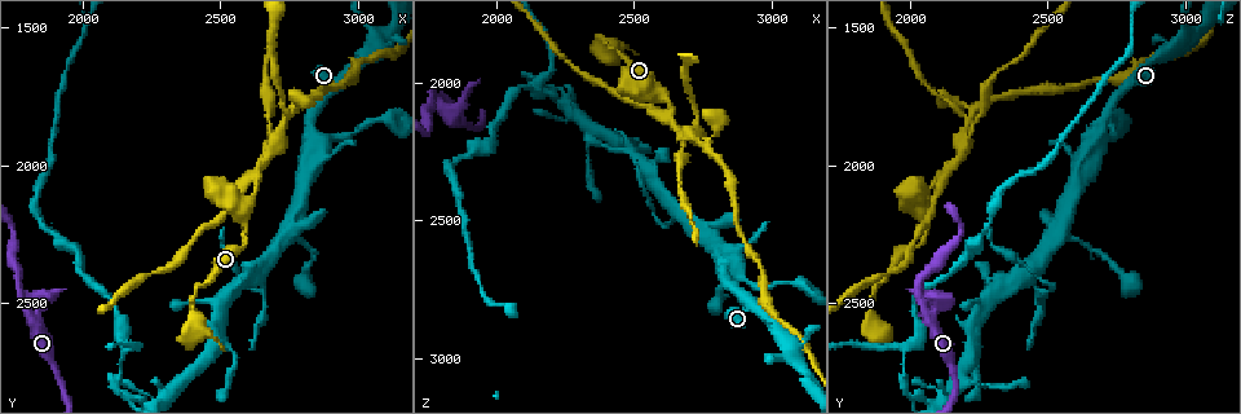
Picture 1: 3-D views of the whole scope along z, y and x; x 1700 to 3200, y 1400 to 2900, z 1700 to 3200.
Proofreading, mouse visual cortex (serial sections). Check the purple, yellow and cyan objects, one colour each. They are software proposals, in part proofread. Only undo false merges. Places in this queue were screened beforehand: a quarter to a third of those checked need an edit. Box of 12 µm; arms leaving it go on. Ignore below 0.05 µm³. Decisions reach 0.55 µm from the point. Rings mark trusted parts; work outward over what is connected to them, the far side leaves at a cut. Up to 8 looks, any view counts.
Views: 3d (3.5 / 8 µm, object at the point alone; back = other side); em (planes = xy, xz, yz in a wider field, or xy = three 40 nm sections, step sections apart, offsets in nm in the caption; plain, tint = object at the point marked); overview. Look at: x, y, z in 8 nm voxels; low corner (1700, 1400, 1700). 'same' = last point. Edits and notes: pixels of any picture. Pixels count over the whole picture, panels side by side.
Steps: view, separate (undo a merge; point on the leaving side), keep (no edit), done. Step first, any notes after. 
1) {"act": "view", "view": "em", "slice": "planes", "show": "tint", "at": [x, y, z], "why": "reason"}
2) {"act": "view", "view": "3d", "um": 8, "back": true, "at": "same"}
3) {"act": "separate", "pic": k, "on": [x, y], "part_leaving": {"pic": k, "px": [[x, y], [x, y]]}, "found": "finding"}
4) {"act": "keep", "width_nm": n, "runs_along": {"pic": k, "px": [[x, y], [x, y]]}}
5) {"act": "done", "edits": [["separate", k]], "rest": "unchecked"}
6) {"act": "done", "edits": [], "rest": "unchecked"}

{"act": "view", "view": "3d", "um": 3.5, "at": [1850, 2490, 2120], "why": "abrupt turn"}

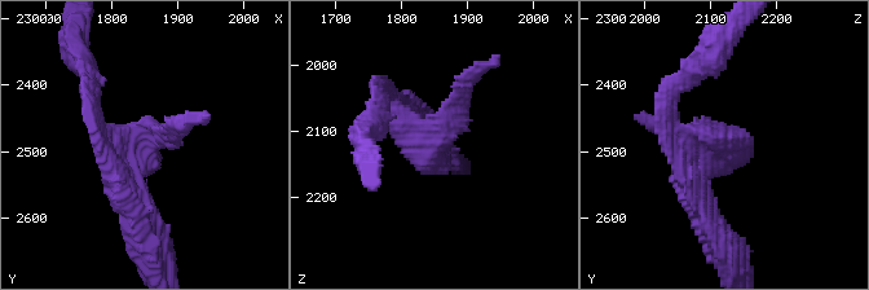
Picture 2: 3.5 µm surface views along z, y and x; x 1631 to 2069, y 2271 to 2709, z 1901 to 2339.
{"act": "view", "view": "em", "slice": "xy", "step": 3, "show": "tint", "at": [1850, 2485, 2120], "why": "need the tissue"}

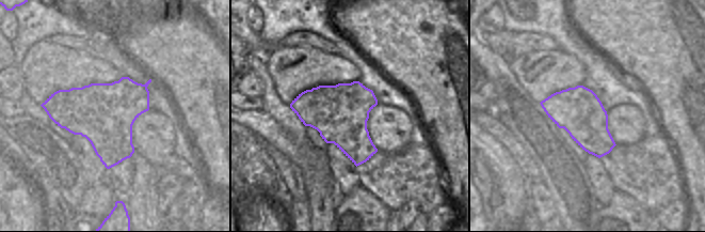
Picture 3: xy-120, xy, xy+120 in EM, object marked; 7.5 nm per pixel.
{"act": "separate", "pic": 2, "on": [462, 93], "part_leaving": {"pic": 2, "px": [[428, 130], [451, 126], [476, 66]]}, "found": "a second cell is stuck on"}

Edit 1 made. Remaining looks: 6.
{"act": "view", "view": "3d", "um": 8, "at": [2820, 1890, 2690], "why": "side arm on a straight run"}

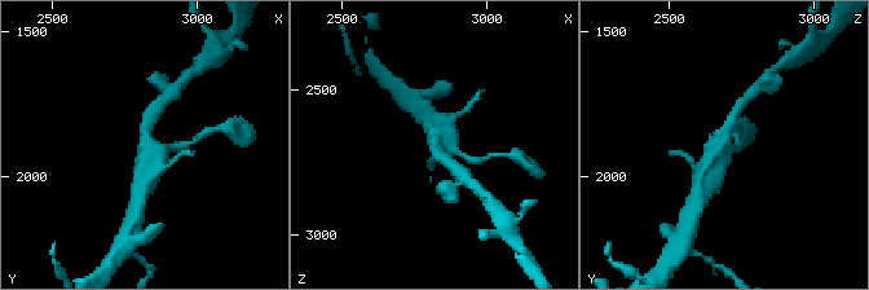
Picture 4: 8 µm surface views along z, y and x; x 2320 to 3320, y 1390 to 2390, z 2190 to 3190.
{"act": "view", "view": "3d", "um": 3.5, "at": [2830, 1900, 2680], "why": "closer look"}

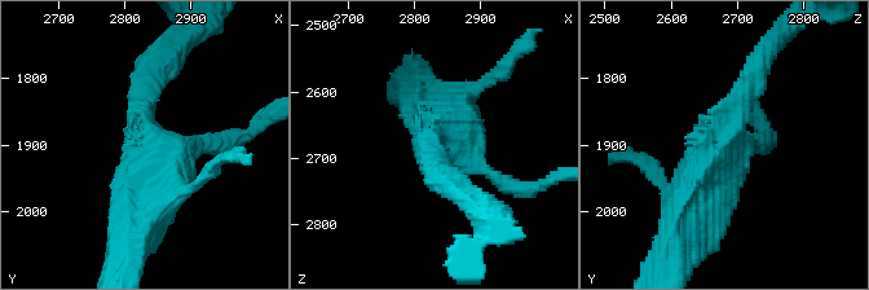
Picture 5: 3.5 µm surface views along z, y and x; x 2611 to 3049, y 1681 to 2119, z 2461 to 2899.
{"act": "view", "view": "em", "slice": "xy", "step": 1, "show": "tint", "at": [2830, 1890, 2680], "why": "now the EM"}

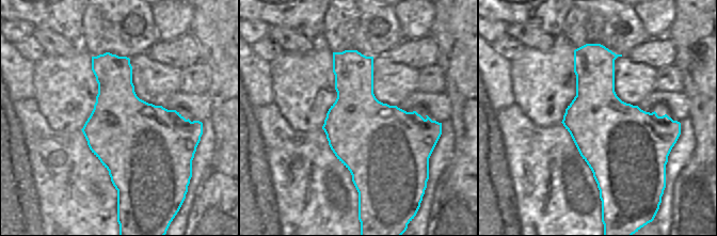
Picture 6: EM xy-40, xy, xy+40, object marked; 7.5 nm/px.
{"act": "keep", "found": "all the same cell"}

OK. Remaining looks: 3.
{"act": "view", "view": "3d", "um": 3.5, "at": [2500, 2640, 2240], "why": "abrupt turn"}

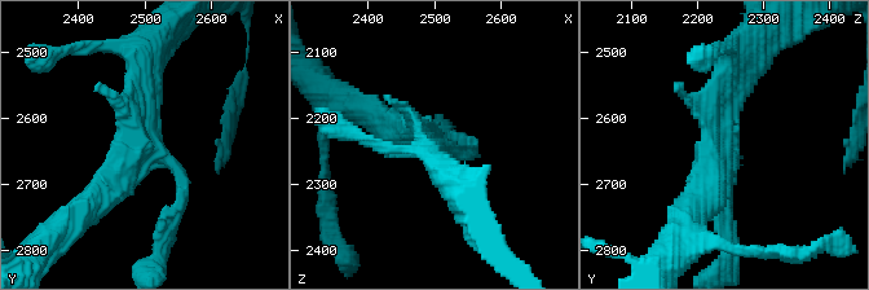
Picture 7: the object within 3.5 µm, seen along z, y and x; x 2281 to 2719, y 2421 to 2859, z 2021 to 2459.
{"act": "view", "view": "em", "slice": "planes", "show": "tint", "at": [2495, 2640, 2235], "arms": 3, "arm_widths_nm": [150, 250, 400]}

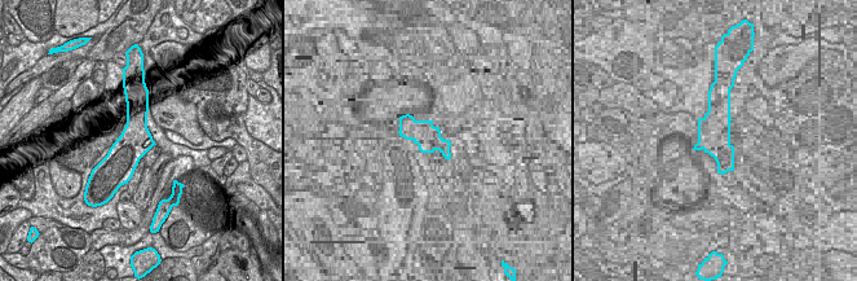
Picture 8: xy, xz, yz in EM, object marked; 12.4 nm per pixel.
{"act": "view", "view": "em", "slice": "xy", "step": 5, "show": "tint", "at": "same"}

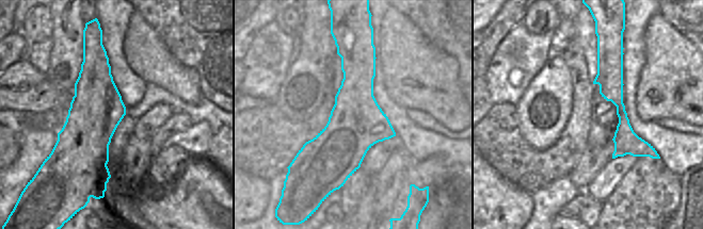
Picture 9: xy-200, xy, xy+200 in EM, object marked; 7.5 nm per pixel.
{"act": "keep", "runs_along": {"pic": 7, "px": [[145, 60], [141, 144], [85, 211]]}, "found": "continuous, no second cell"}

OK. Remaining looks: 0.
{"act": "done", "edits": [["separate", 2]], "rest": "unchecked"}

